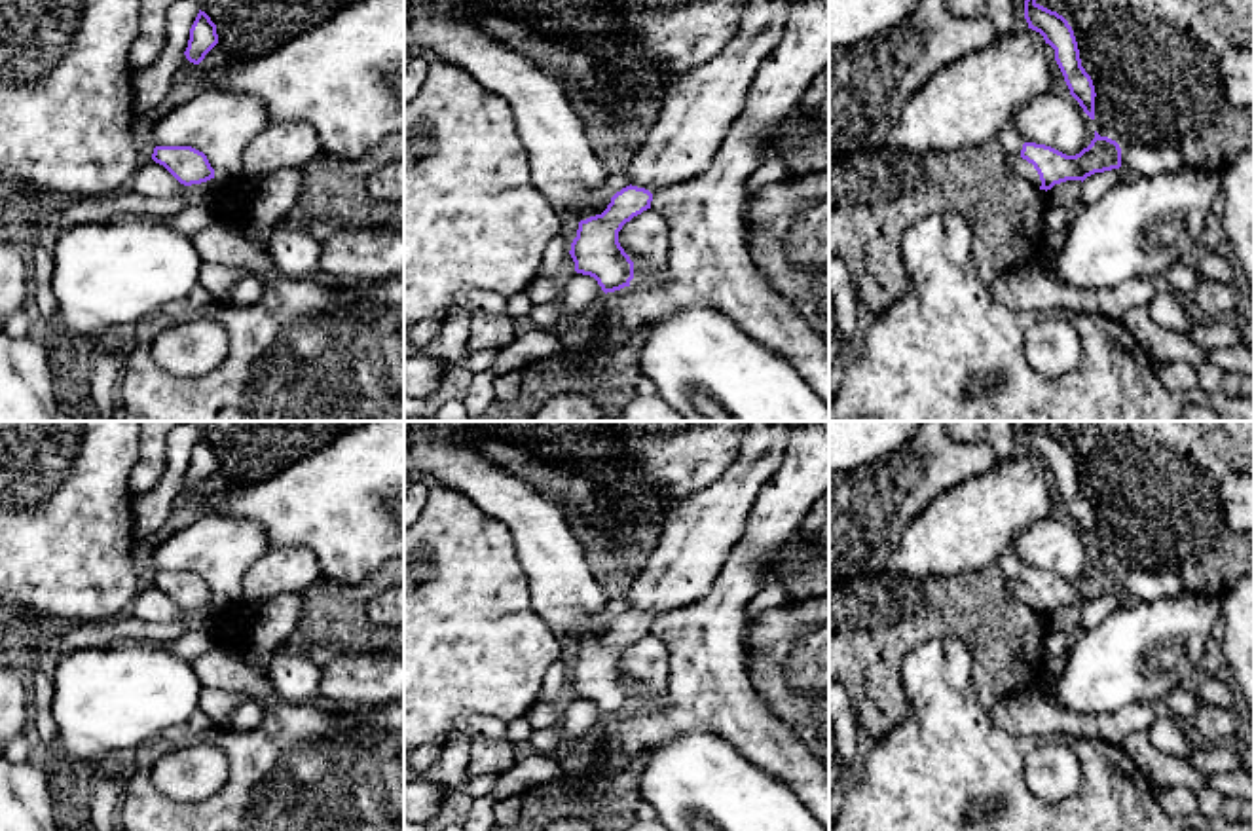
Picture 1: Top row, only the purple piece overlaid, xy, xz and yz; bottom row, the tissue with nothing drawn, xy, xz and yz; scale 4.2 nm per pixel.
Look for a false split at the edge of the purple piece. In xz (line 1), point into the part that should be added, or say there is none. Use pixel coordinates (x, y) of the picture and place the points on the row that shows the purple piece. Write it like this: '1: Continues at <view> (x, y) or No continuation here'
1: Continues at xz (700, 105)

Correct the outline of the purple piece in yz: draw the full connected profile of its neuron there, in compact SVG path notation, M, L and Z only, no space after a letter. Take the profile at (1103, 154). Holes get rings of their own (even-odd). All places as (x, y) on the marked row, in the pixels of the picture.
M1100 137L1076 156L1066 156L1051 146L1024 142L1019 156L1005 156L1005 169L1040 190L1051 190L1066 180L1085 180L1095 173L1121 167L1121 148L1116 140Z

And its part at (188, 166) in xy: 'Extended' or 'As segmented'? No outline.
As segmented

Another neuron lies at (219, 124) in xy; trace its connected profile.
M205 89L163 116L152 129L154 146L192 146L203 152L222 184L243 180L247 144L271 123L252 97Z

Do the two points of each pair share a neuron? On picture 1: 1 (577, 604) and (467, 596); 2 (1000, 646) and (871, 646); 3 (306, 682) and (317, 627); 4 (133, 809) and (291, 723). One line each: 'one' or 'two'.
1: two
2: one
3: two
4: one

